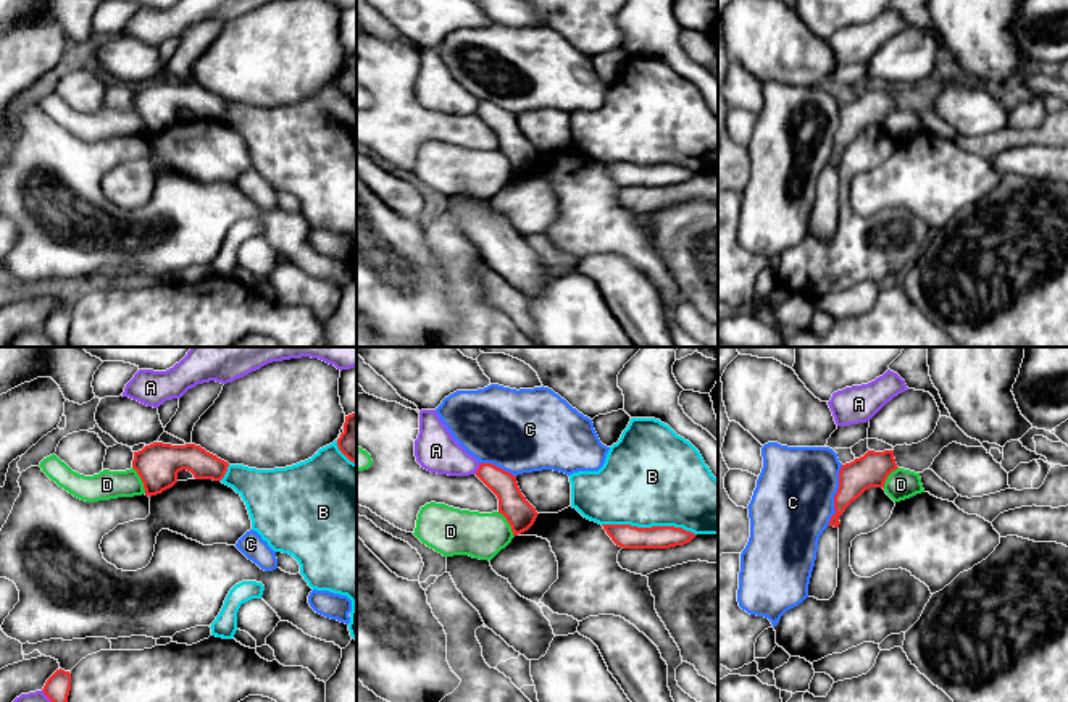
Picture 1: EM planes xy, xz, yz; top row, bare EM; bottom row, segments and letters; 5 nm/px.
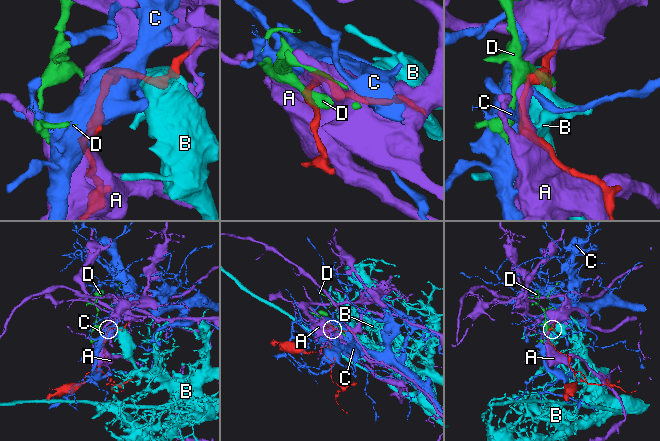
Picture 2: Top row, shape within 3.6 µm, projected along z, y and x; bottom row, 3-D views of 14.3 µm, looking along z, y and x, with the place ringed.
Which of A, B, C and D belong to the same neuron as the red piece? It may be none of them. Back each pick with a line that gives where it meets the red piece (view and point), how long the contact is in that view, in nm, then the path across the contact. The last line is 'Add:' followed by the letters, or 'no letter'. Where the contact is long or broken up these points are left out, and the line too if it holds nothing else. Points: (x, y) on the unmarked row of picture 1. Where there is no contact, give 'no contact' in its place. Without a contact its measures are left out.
Add: no letter

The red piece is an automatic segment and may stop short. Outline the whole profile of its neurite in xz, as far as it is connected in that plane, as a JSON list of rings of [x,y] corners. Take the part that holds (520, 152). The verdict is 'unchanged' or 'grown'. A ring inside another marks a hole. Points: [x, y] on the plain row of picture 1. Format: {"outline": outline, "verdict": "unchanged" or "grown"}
{"outline": [[[481,102],[476,115],[497,134],[499,152],[510,161],[513,174],[534,163],[539,152],[521,132],[516,115],[492,102]]], "verdict": "unchanged"}

